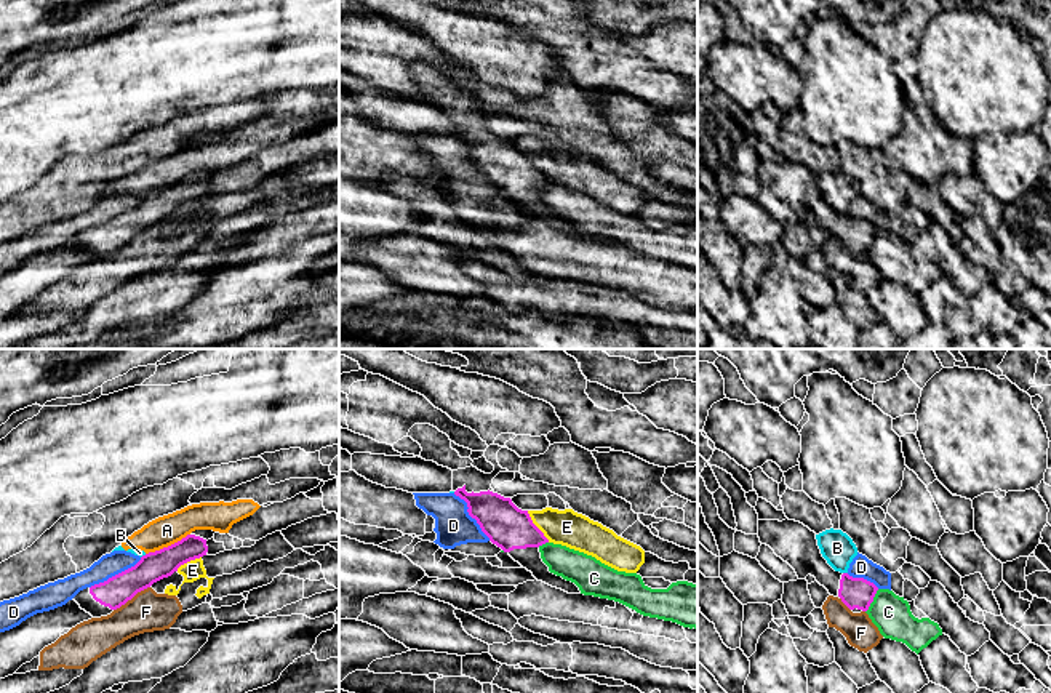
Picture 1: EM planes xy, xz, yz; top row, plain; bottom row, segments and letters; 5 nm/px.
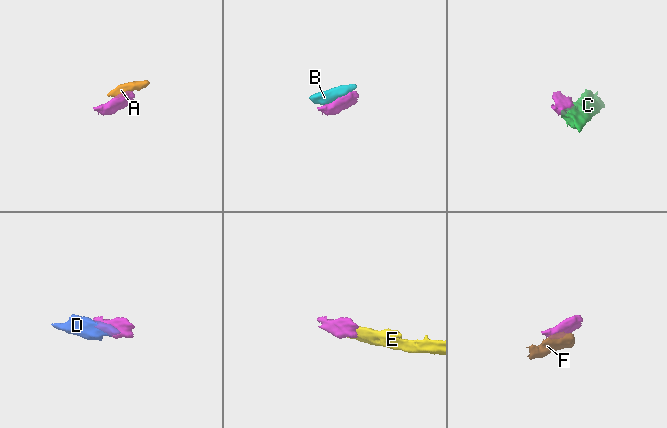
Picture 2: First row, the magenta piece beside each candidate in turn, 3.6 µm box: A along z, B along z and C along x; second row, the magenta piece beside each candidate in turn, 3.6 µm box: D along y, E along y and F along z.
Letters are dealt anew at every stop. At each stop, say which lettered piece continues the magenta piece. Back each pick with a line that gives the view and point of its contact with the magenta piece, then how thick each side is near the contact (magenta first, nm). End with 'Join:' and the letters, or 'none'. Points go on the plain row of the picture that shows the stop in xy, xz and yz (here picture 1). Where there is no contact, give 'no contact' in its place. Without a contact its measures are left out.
Join: none

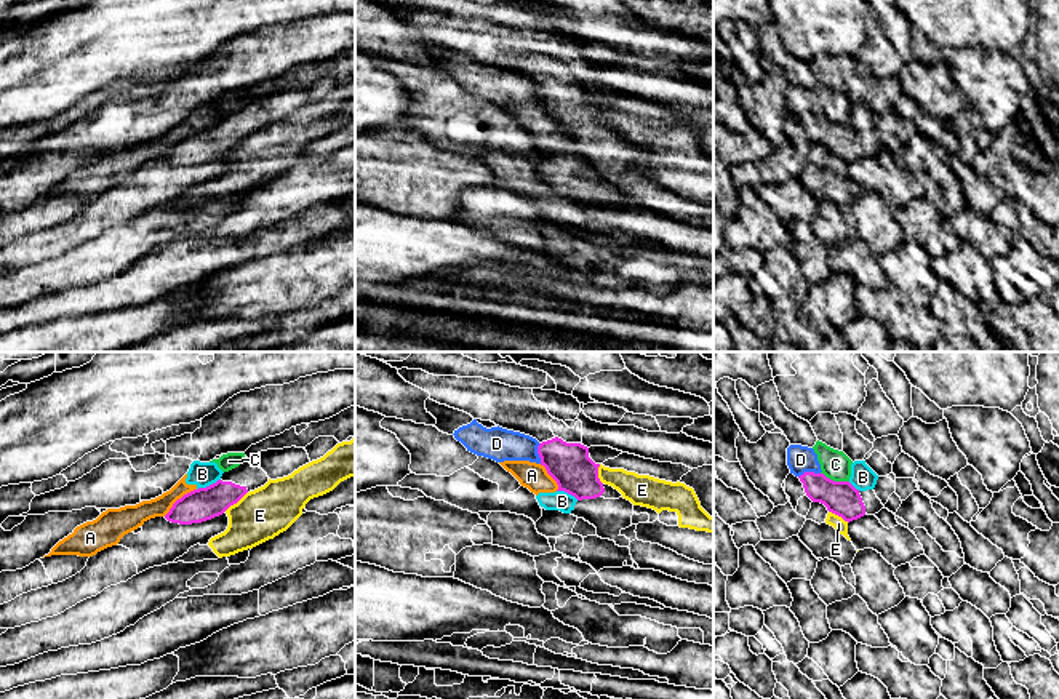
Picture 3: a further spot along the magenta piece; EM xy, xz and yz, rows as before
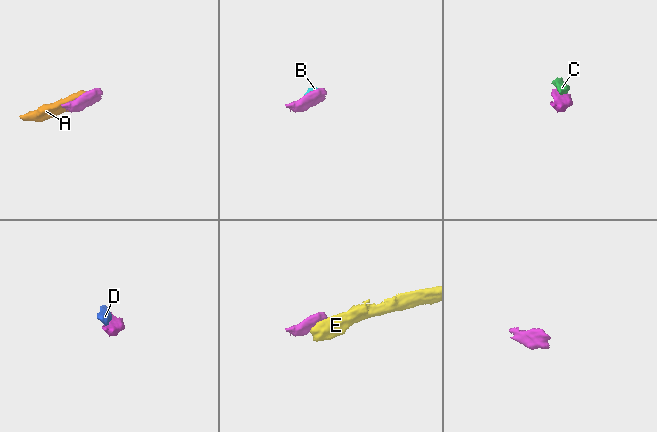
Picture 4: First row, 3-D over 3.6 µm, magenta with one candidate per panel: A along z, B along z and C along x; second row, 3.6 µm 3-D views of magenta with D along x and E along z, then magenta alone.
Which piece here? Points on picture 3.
Join: none

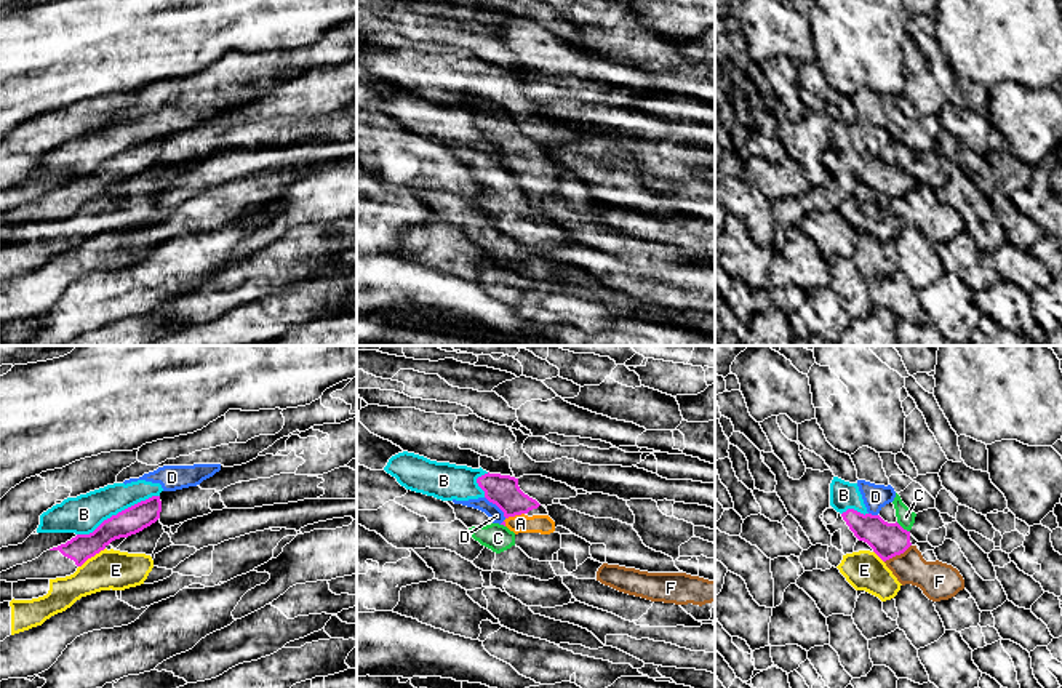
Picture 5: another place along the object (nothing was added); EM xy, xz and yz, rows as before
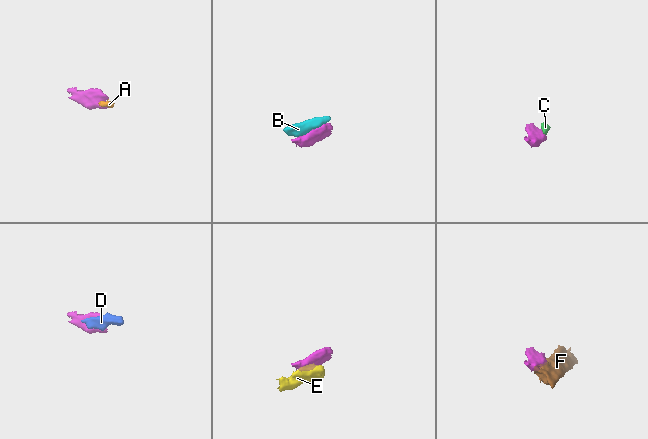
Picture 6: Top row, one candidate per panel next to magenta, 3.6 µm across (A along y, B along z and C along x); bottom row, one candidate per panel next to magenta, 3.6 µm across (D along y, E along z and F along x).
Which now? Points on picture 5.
A: meets magenta in xz at (511, 157); 160 nm thick on the magenta side, 100 nm on the other
Join: A

